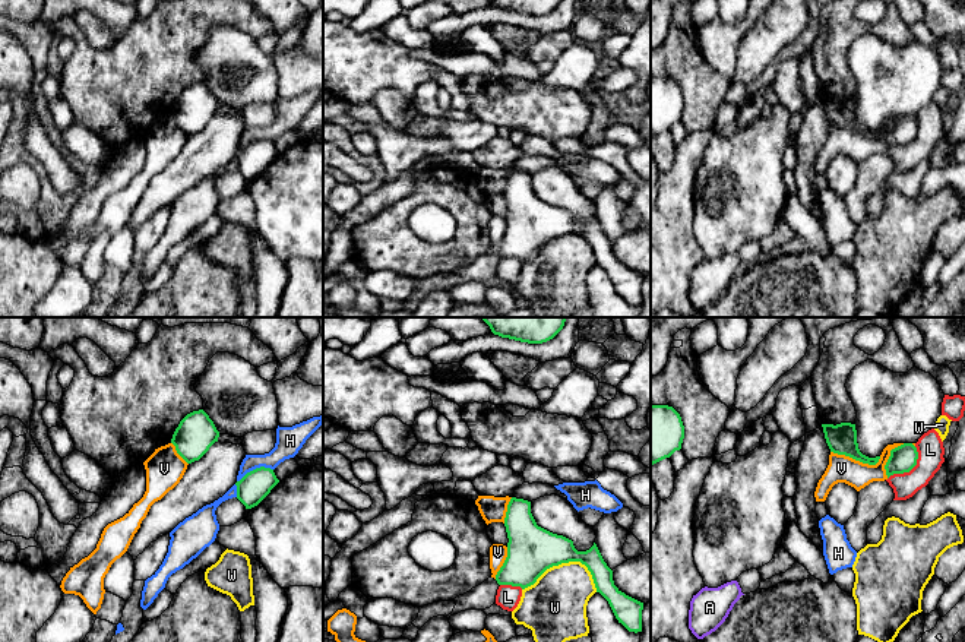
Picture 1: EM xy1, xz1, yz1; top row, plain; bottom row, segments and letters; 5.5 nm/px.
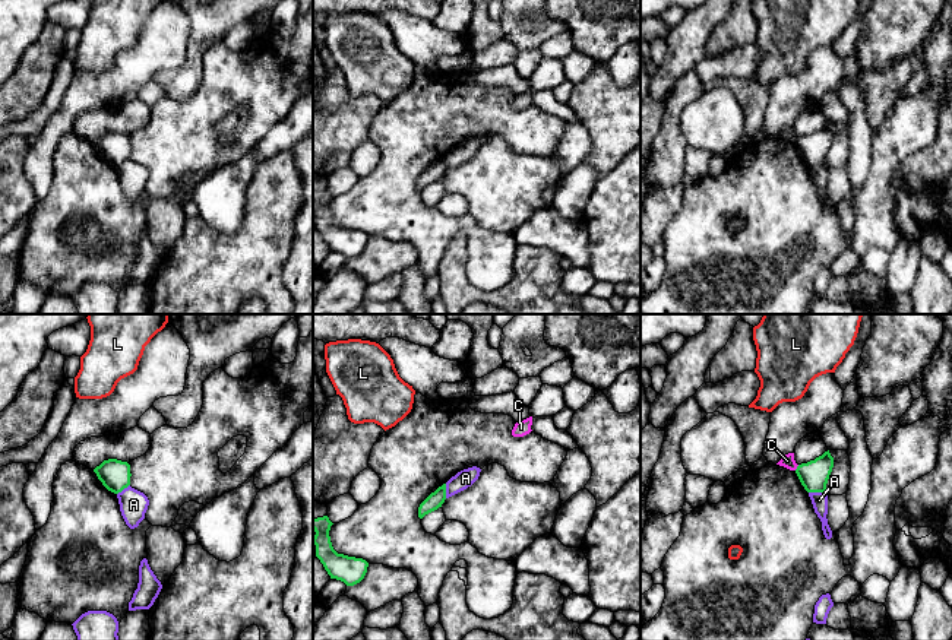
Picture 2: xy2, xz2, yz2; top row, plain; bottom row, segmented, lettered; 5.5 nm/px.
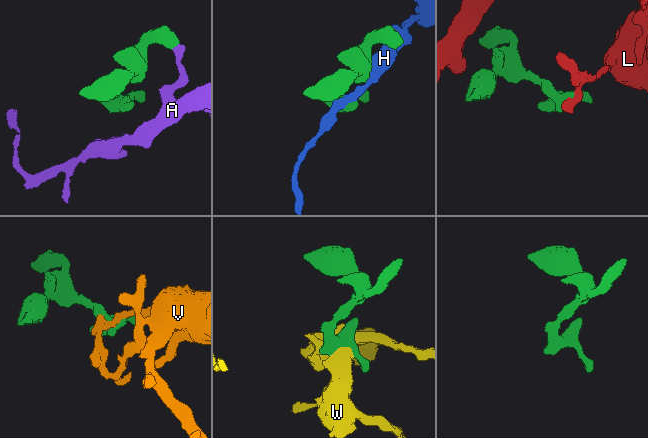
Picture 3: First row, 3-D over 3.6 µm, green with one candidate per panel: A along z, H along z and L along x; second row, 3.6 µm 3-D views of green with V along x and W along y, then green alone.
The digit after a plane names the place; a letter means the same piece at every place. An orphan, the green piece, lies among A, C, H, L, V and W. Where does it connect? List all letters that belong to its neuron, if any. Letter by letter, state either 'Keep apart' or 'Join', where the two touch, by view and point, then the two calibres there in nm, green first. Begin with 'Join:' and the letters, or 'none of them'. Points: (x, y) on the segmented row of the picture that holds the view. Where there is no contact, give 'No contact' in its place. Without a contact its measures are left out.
Join: none of them
A: Keep apart. Touches green at yz2 (816, 491). Thickness 160 nm (green) against 90 nm
C: Keep apart. Touches green at yz2 (797, 468). Thickness 160 nm (green) against 70 nm
H: Keep apart. Touches green at xy1 (256, 468). Thickness 170 nm (green) against 150 nm
L: Keep apart. Touches green at yz1 (910, 470). Thickness 140 nm (green) against 150 nm
V: Keep apart. Touches green at yz1 (856, 459). Thickness 160 nm (green) against 150 nm
W: Keep apart. Touches green at xz1 (565, 562). Thickness 280 nm (green) against 340 nm

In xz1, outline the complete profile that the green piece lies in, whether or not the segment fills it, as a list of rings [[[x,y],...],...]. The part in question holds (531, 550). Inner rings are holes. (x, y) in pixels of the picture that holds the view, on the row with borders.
[[[512,497],[504,518],[507,532],[507,557],[494,578],[488,578],[469,592],[456,597],[447,619],[465,610],[485,610],[496,603],[500,585],[534,585],[550,567],[569,562],[580,562],[592,575],[597,592],[610,604],[616,619],[629,632],[642,632],[643,603],[621,592],[613,581],[613,570],[604,562],[597,544],[578,551],[573,541],[537,525],[531,513],[531,502]]]

